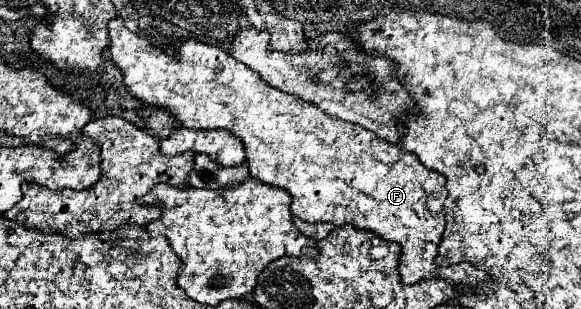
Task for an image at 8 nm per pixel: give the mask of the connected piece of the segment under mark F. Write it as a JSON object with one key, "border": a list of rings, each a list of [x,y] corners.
{"border":[[[114,19],[110,23],[110,47],[108,53],[112,61],[122,69],[124,83],[128,93],[142,103],[152,103],[168,109],[182,127],[188,129],[224,129],[238,137],[246,151],[246,163],[250,167],[250,175],[260,179],[266,185],[284,189],[292,197],[292,213],[308,223],[334,223],[344,225],[350,223],[354,227],[370,229],[386,241],[394,241],[400,245],[400,261],[398,273],[400,283],[408,283],[408,279],[428,279],[438,277],[446,279],[458,291],[476,293],[482,281],[488,281],[488,275],[470,263],[460,263],[456,271],[438,271],[434,263],[438,245],[442,241],[444,231],[444,201],[448,191],[444,187],[444,175],[436,171],[428,171],[414,153],[404,151],[398,145],[392,145],[384,139],[378,139],[376,133],[366,131],[360,125],[336,119],[320,111],[314,103],[300,101],[300,97],[282,93],[270,85],[266,85],[260,75],[248,69],[244,63],[236,61],[232,55],[224,53],[220,47],[204,45],[200,41],[186,41],[178,45],[178,53],[170,59],[162,47],[154,45],[150,37],[140,37],[124,27],[122,19]]]}

